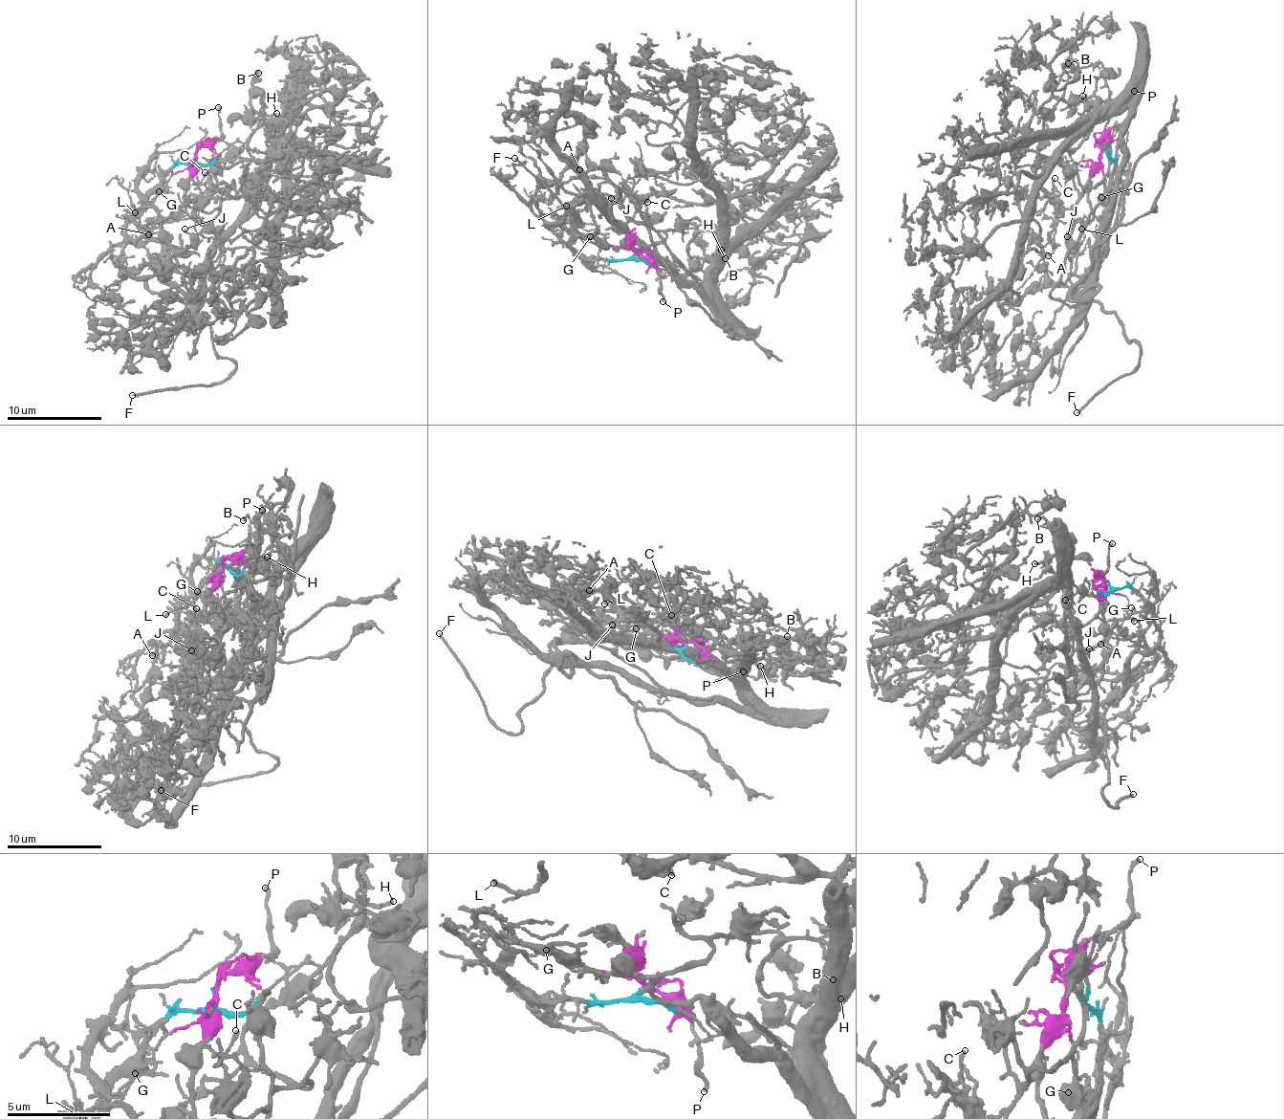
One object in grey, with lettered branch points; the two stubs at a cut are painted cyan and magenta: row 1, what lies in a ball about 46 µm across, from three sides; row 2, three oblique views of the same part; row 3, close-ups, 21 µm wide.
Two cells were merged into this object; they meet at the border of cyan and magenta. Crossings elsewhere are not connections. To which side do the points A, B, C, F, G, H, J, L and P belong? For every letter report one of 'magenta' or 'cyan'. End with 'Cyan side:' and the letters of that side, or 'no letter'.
A: magenta
B: magenta
C: magenta
F: cyan
G: cyan
H: magenta
J: cyan
L: cyan
P: magenta
Cyan side: F, G, J, L

